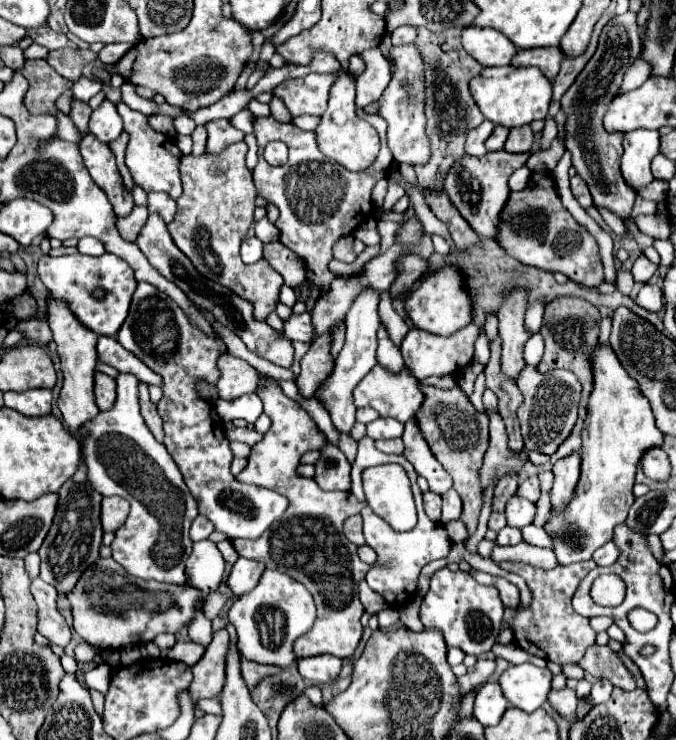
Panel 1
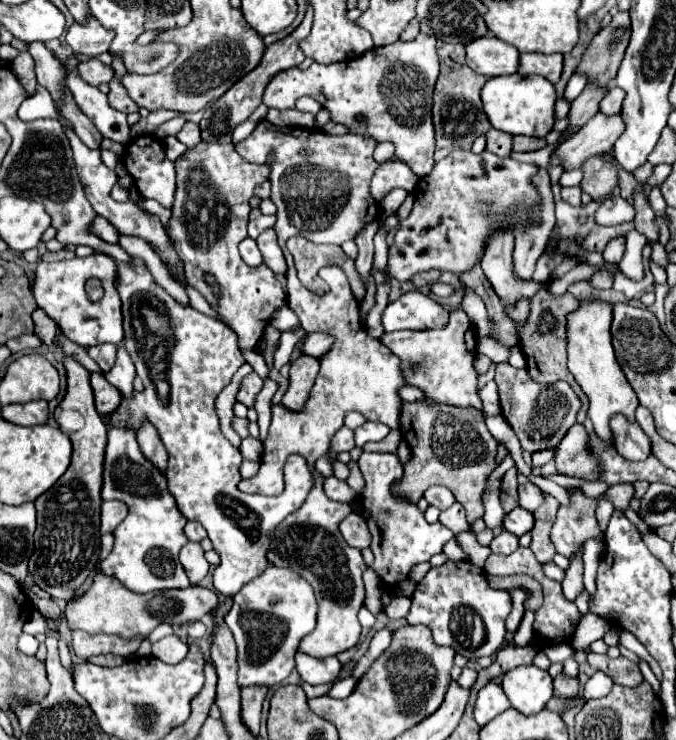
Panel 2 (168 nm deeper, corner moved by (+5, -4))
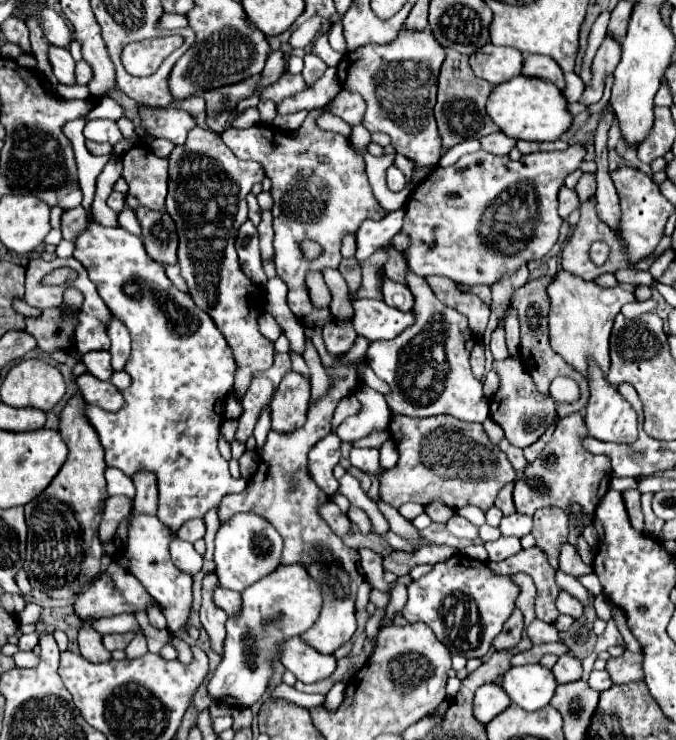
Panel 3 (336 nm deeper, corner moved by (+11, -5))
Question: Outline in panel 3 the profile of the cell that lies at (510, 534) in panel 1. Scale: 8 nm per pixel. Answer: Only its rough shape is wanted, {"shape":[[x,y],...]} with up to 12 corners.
{"shape":[[499,537],[485,543],[489,561],[499,561],[519,553],[517,537]]}

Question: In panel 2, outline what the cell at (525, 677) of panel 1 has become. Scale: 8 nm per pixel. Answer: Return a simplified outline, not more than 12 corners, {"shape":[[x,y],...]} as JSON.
{"shape":[[533,664],[509,670],[501,684],[525,716],[553,696],[553,678]]}

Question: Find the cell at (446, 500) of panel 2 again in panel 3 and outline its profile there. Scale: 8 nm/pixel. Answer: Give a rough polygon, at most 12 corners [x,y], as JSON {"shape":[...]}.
{"shape":[[429,503],[425,513],[435,523],[447,523],[453,517],[453,509],[447,505]]}

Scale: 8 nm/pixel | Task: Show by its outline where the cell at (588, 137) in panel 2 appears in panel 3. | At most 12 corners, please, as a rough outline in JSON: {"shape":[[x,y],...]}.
{"shape":[[583,145],[477,151],[407,203],[421,275],[495,285],[543,259]]}

